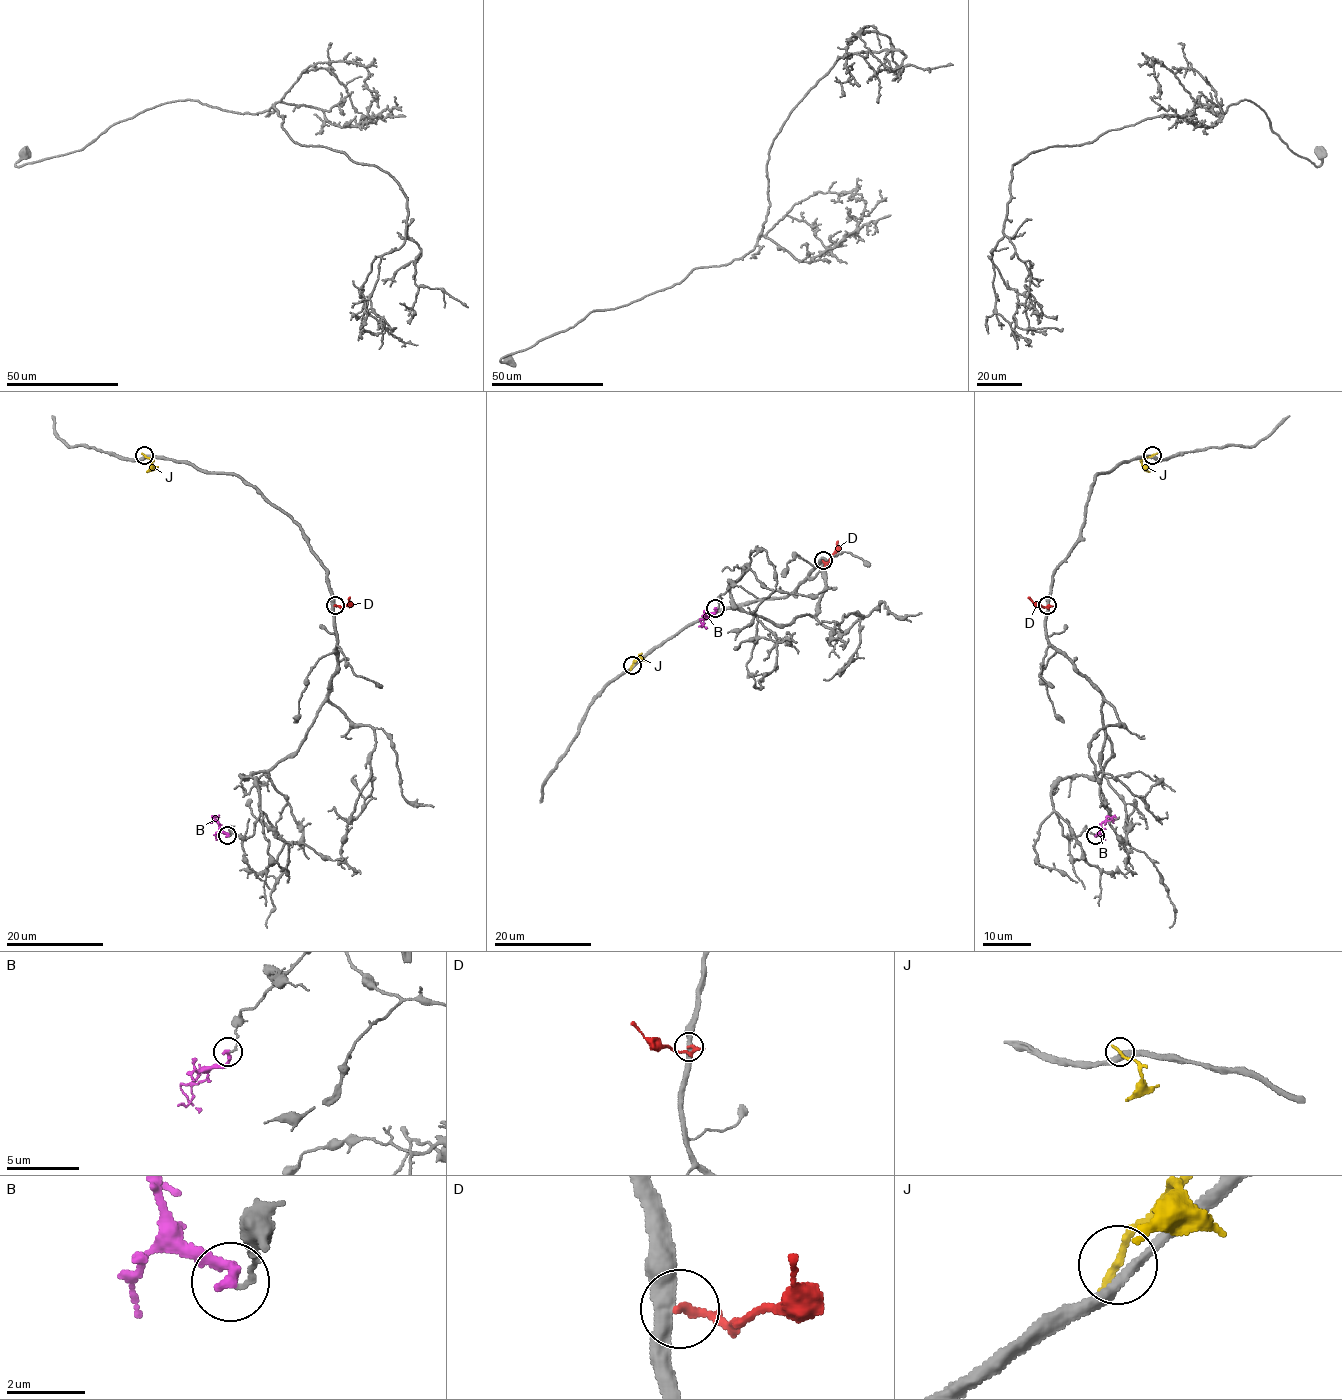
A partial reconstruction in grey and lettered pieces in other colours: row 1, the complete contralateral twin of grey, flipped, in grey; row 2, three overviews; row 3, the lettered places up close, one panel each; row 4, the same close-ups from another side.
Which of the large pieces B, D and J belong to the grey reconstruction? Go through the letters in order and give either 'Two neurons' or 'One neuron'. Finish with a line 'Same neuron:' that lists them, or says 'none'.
B: Two neurons
D: Two neurons
J: Two neurons
Same neuron: none

